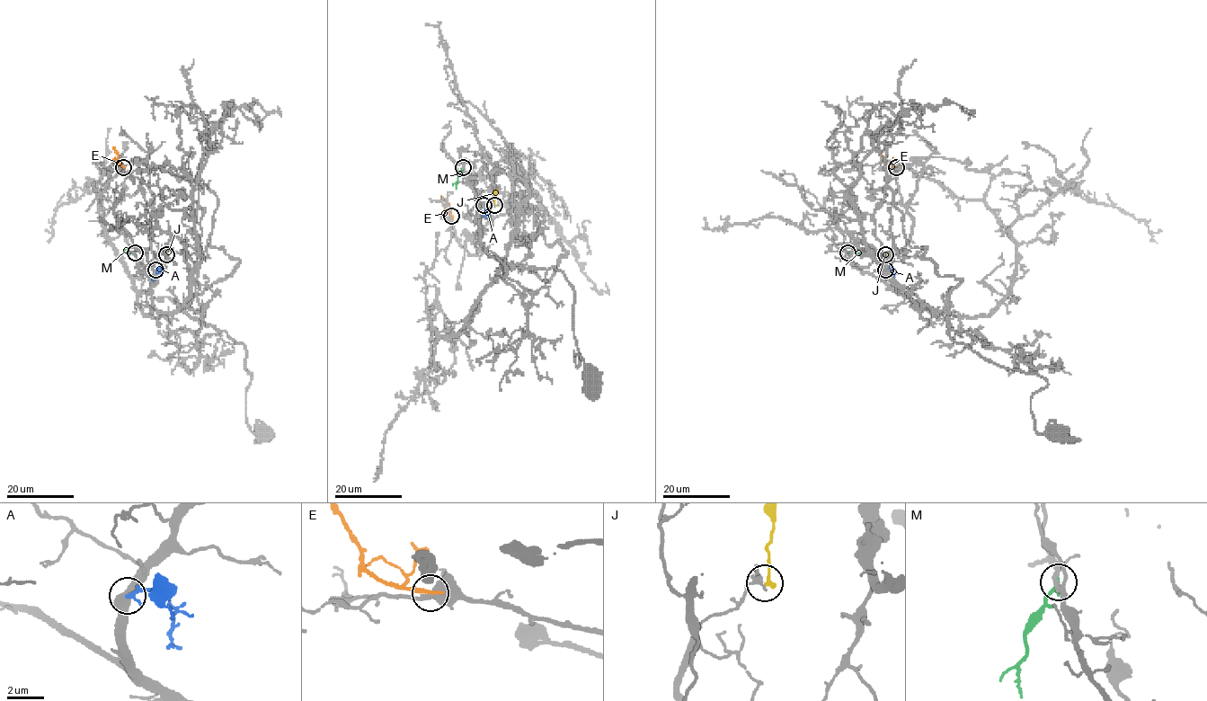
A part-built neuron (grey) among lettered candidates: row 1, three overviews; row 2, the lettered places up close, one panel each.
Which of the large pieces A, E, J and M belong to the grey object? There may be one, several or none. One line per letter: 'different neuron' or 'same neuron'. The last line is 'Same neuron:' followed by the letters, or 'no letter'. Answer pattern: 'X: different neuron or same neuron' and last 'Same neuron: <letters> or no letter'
A: same neuron
E: different neuron
J: different neuron
M: different neuron
Same neuron: A

